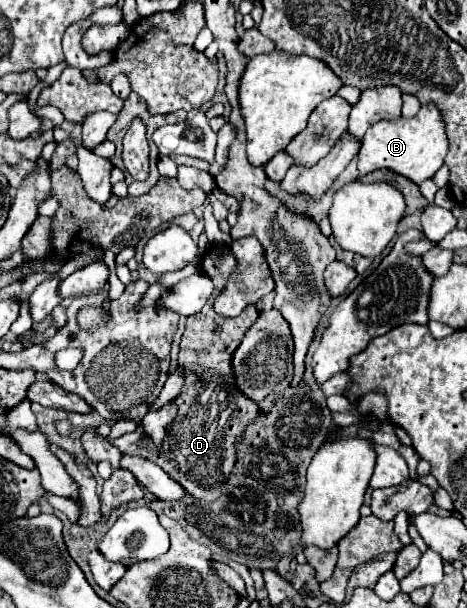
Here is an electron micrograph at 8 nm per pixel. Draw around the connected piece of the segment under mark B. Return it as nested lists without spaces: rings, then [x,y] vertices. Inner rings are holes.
[[[424,105],[412,119],[400,117],[396,121],[378,121],[366,131],[362,147],[358,151],[358,175],[366,175],[378,169],[390,169],[420,185],[442,167],[446,153],[448,139],[442,115],[434,105]]]

